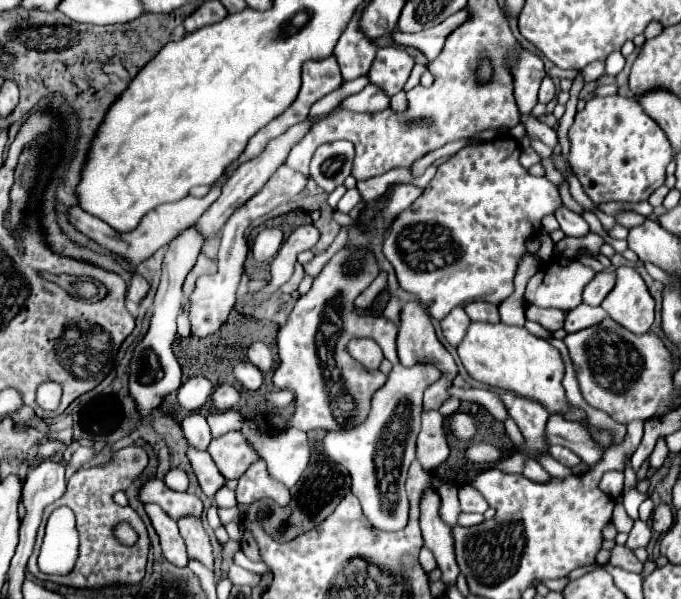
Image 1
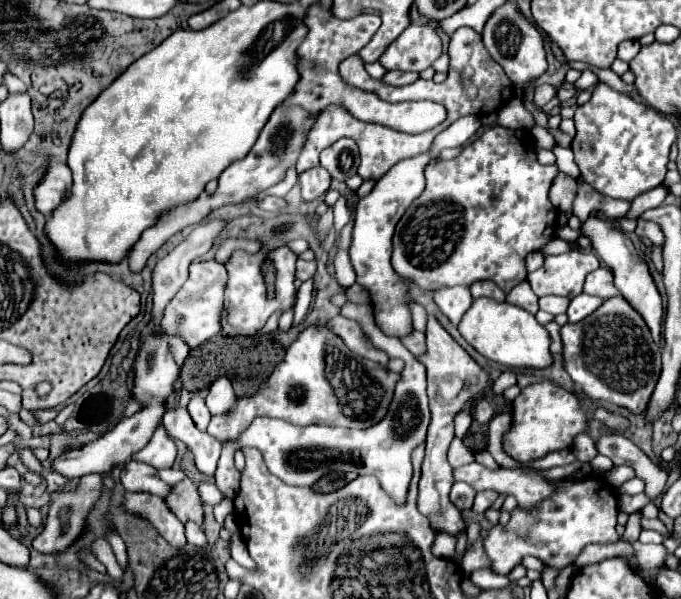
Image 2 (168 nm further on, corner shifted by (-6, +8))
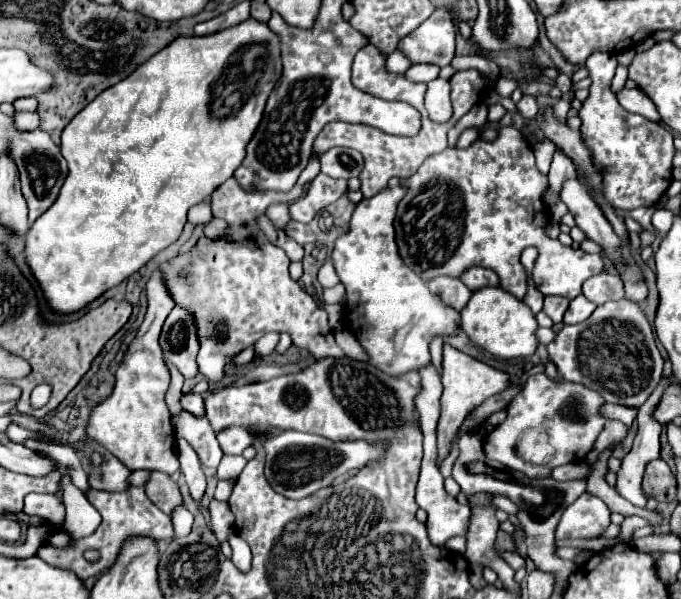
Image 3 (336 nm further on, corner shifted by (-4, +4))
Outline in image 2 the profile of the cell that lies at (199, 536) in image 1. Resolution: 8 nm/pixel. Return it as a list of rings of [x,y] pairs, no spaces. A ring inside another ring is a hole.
[[[185,478],[181,484],[171,486],[171,492],[165,496],[165,504],[181,522],[197,522],[203,524],[203,502],[199,498],[197,486]]]

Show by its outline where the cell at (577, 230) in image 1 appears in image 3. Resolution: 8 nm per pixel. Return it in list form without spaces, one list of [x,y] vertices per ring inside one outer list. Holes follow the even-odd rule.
[[[555,154],[551,170],[549,170],[549,194],[559,198],[565,180],[575,178],[575,176],[577,176],[577,172],[575,172],[573,162],[567,156],[563,156],[563,154]]]

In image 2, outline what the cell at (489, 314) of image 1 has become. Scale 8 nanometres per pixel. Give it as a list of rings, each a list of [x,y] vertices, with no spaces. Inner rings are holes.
[[[491,280],[475,282],[475,284],[471,286],[471,296],[473,296],[473,298],[489,296],[489,298],[493,298],[493,300],[505,300],[505,292],[503,292],[497,284],[491,284]]]

